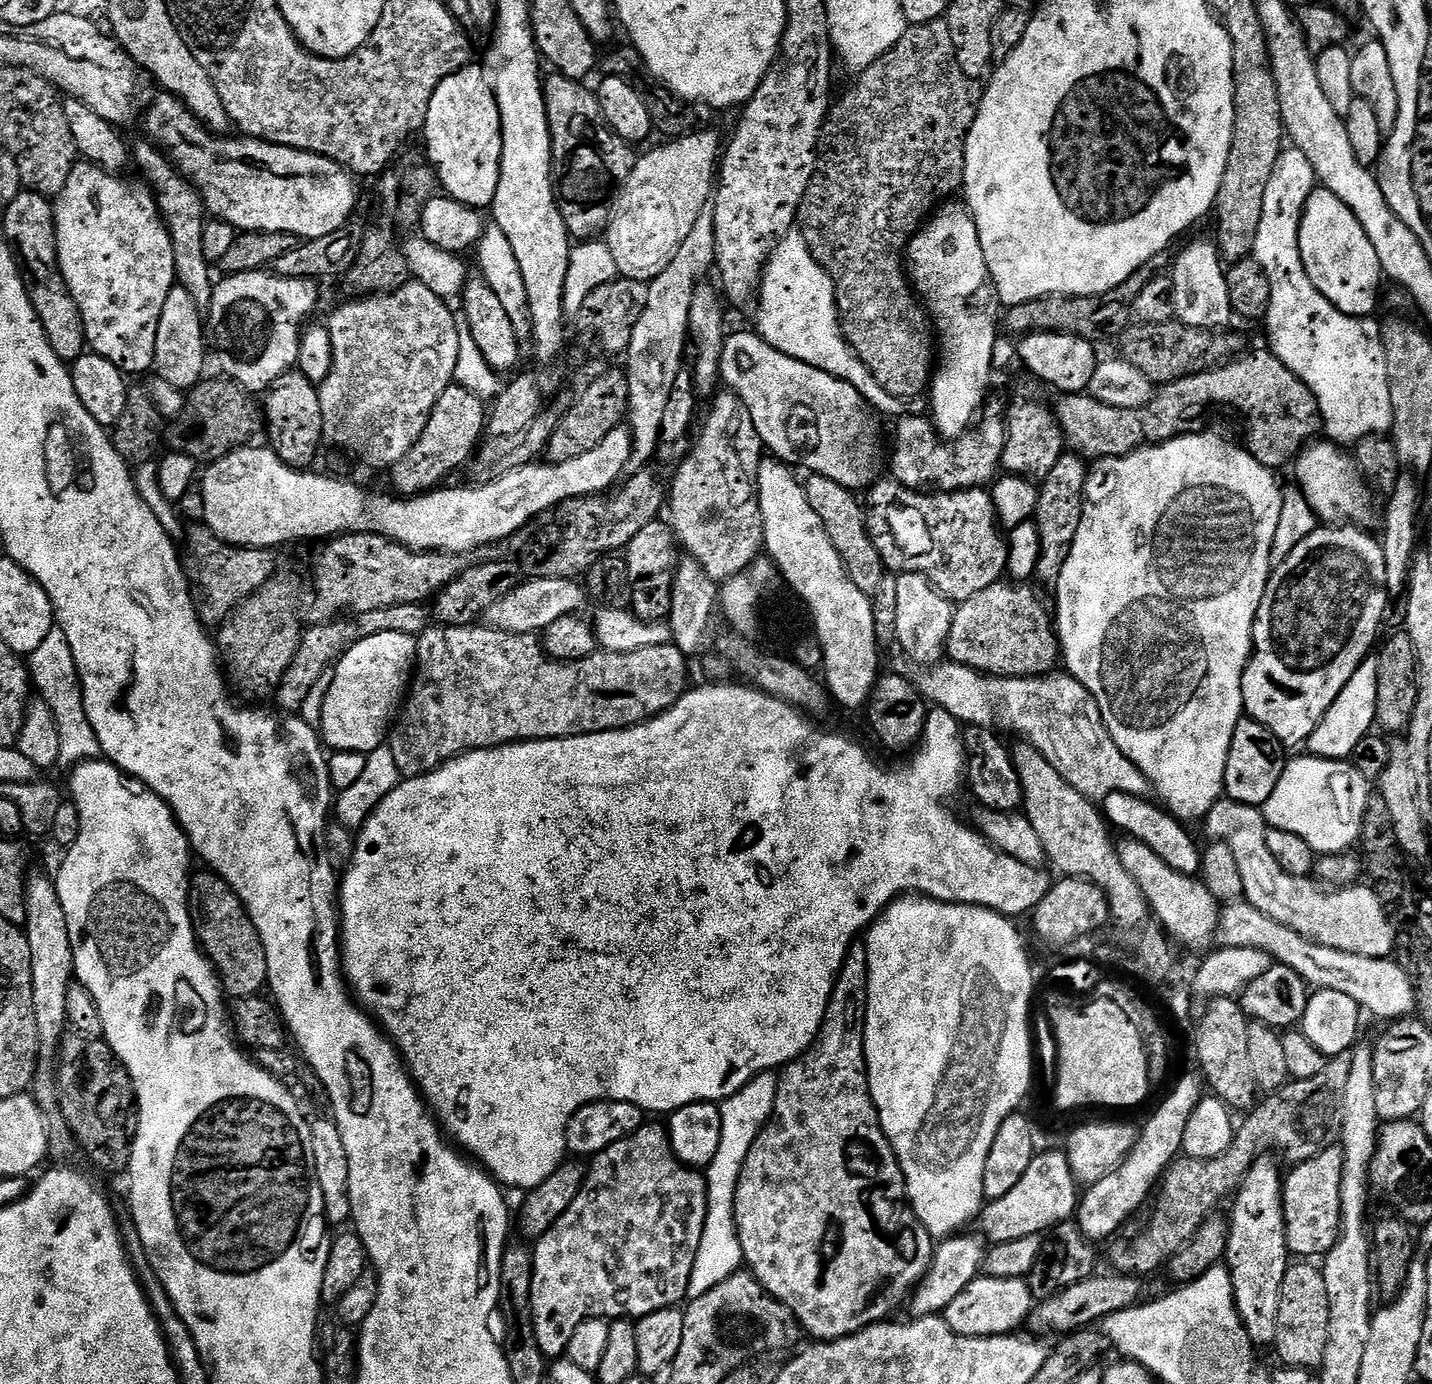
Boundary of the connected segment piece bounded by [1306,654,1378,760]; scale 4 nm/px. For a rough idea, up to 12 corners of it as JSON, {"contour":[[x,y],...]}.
{"contour":[[1377,655],[1351,675],[1306,741],[1345,760],[1375,727]]}

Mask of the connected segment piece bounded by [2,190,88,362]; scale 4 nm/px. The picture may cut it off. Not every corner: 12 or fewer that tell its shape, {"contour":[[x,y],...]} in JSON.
{"contour":[[22,190],[3,209],[30,302],[54,354],[85,355],[78,302],[60,273],[56,209]]}

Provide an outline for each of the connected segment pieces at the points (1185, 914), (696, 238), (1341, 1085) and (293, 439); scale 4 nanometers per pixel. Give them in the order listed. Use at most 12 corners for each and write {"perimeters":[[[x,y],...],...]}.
{"perimeters":[[[1131,838],[1118,858],[1159,927],[1207,949],[1222,908],[1200,878]],[[711,207],[648,284],[624,373],[625,473],[655,459],[694,290],[716,263]],[[1352,1057],[1261,1099],[1218,1158],[1177,1159],[1117,1273],[1161,1271],[1263,1140],[1292,1166],[1337,1143]],[[299,370],[264,398],[267,447],[307,469],[325,443],[319,387]]]}

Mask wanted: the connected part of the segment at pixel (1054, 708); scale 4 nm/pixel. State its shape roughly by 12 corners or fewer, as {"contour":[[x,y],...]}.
{"contour":[[917,672],[961,725],[1021,732],[1086,799],[1149,795],[1071,674]]}

